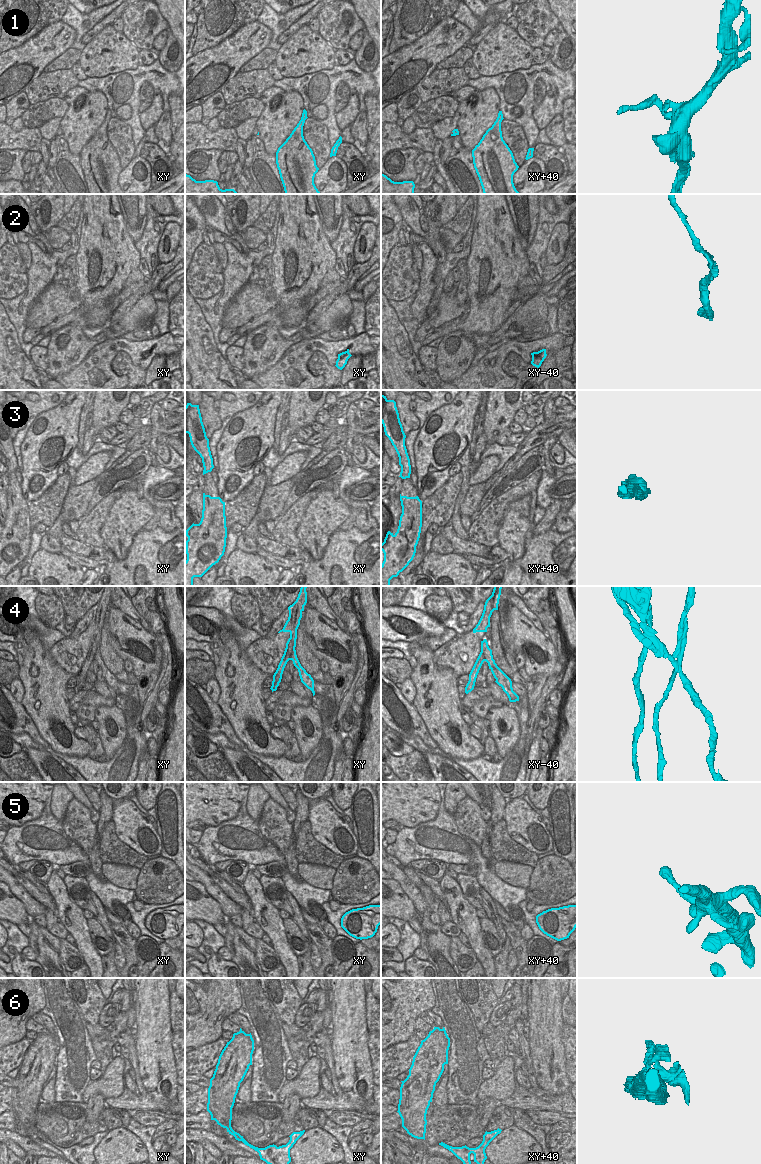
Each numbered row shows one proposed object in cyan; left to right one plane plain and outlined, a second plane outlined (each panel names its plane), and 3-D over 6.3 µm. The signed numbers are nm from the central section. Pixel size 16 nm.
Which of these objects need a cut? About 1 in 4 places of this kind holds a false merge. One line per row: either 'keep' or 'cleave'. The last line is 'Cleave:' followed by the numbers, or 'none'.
1: keep
2: keep
3: cleave
4: cleave
5: keep
6: cleave
Cleave: 3, 4, 6

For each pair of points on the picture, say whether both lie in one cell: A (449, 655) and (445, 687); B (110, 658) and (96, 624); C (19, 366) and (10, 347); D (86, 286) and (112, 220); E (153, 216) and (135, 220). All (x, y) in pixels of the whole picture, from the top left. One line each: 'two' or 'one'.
A: two
B: two
C: one
D: one
E: two

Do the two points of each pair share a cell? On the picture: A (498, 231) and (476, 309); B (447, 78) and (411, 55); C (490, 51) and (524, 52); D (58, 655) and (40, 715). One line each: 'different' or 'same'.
A: same
B: different
C: same
D: different

